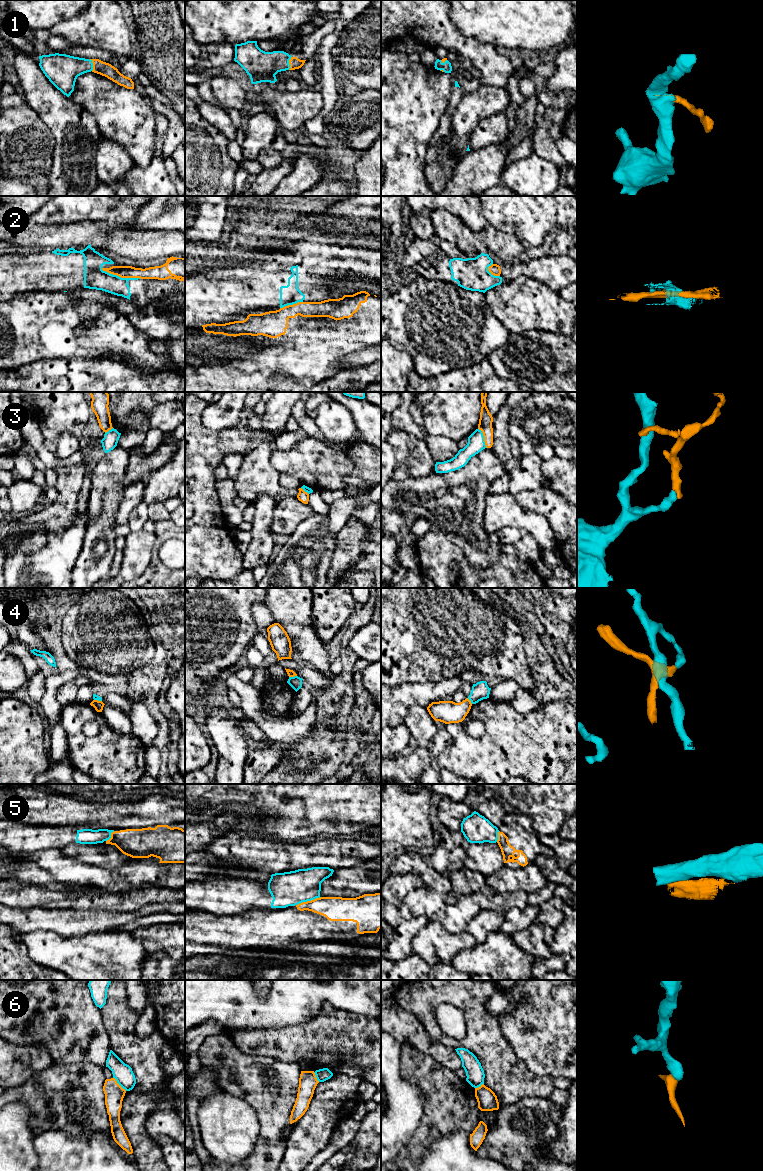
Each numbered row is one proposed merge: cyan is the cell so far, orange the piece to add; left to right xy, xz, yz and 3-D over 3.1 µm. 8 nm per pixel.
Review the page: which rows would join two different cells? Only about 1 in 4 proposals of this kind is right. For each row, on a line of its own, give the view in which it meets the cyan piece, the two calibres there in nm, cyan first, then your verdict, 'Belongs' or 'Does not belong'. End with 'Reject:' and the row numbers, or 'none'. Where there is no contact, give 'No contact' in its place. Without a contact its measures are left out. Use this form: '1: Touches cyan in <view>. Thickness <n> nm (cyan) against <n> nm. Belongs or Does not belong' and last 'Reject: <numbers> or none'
1: Touches cyan in xz. Thickness 240 nm (cyan) against 90 nm. Belongs
2: Touches cyan in xy. Thickness 180 nm (cyan) against 100 nm. Does not belong
3: Touches cyan in yz. Thickness 140 nm (cyan) against 110 nm. Does not belong
4: Touches cyan in xz. Thickness 100 nm (cyan) against 60 nm. Does not belong
5: Touches cyan in xz. Thickness 280 nm (cyan) against 190 nm. Does not belong
6: Touches cyan in xy. Thickness 150 nm (cyan) against 160 nm. Does not belong
Reject: 2, 3, 4, 5, 6

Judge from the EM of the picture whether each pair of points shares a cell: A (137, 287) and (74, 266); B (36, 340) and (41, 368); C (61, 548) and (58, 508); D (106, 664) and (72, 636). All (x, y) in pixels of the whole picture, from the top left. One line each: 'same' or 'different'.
A: same
B: different
C: different
D: same

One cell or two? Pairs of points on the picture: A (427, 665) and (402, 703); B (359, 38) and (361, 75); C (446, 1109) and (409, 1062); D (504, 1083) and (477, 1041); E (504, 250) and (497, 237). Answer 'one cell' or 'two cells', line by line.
A: two cells
B: one cell
C: one cell
D: one cell
E: one cell

